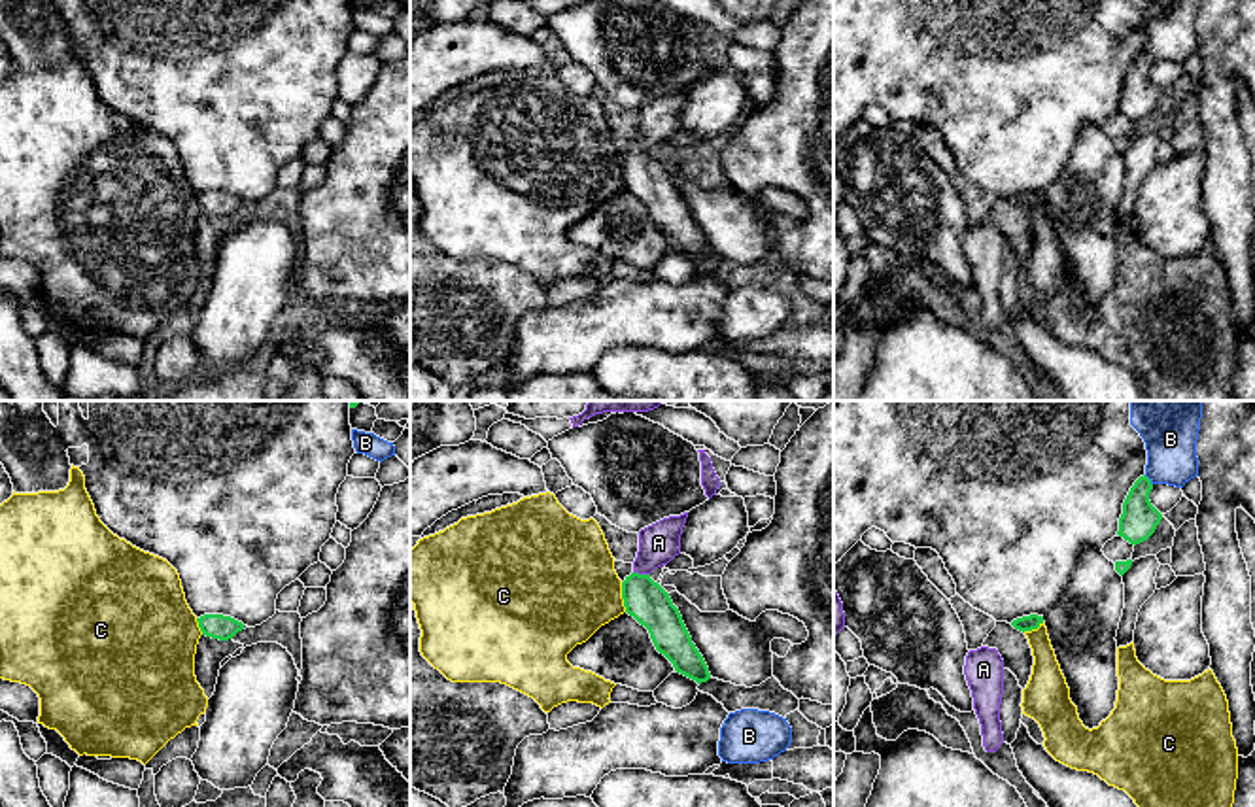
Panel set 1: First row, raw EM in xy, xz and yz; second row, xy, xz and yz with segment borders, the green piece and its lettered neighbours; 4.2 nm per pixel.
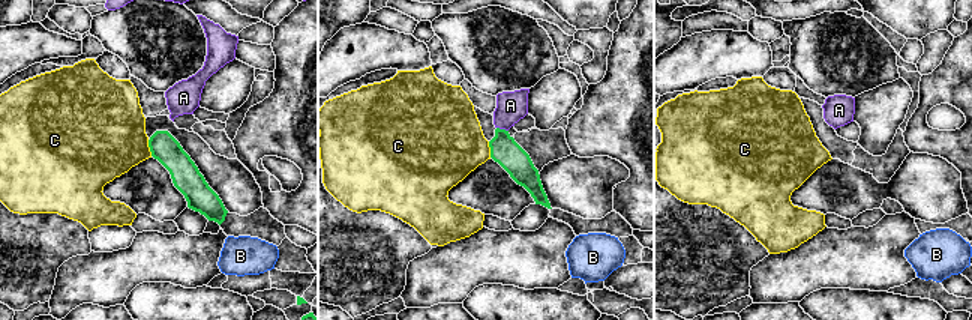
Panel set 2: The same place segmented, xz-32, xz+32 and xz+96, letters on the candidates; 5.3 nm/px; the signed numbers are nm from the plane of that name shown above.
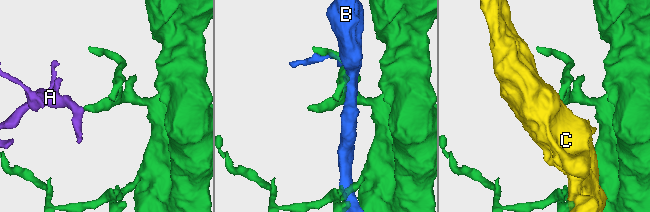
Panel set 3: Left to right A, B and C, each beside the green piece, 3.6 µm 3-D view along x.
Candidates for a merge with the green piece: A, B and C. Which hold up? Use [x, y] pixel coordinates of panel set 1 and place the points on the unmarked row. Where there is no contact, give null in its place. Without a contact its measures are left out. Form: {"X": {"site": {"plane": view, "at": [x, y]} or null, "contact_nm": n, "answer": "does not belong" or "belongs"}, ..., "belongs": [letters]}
{"A": {"site": {"plane": "xz", "at": [641, 152]}, "contact_nm": 70, "answer": "belongs"}, "B": {"site": {"plane": "yz", "at": [1150, 57]}, "contact_nm": 60, "answer": "does not belong"}, "C": {"site": {"plane": "xz", "at": [622, 174]}, "contact_nm": 130, "answer": "does not belong"}, "belongs": ["A"]}

